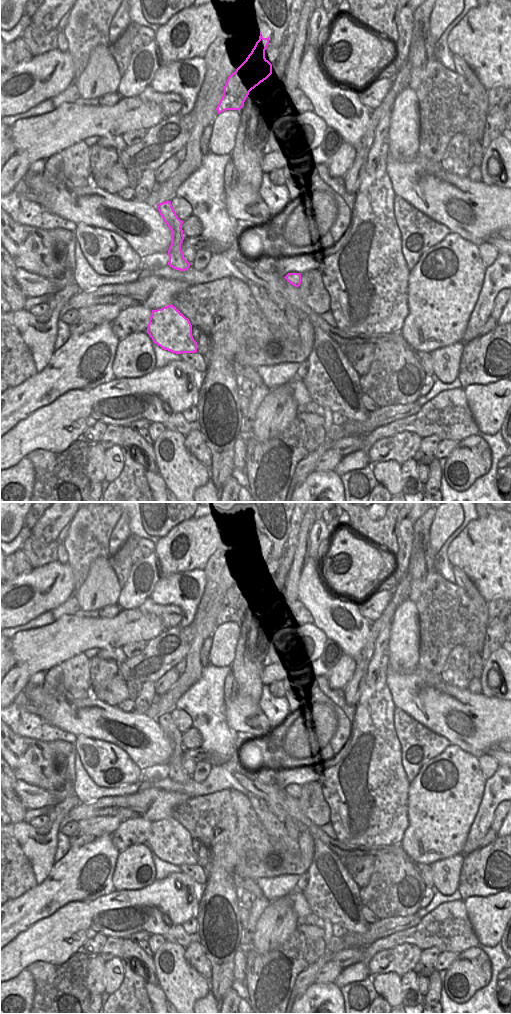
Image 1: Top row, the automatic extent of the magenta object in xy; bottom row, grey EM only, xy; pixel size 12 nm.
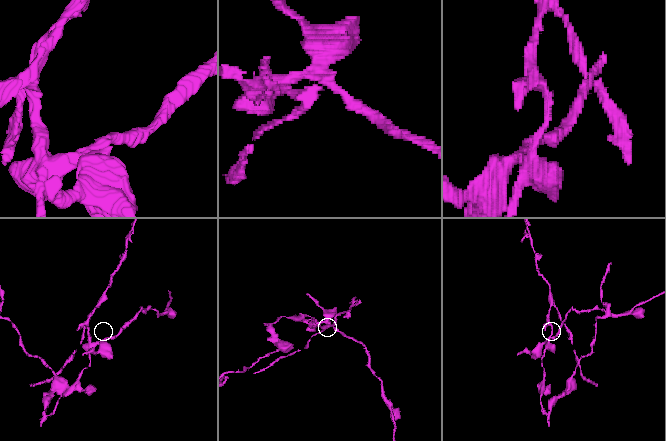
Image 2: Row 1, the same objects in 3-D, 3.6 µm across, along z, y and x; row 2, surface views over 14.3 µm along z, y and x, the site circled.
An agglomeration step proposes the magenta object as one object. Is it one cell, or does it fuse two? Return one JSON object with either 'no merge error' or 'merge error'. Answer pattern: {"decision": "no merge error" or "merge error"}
{"decision": "merge error"}

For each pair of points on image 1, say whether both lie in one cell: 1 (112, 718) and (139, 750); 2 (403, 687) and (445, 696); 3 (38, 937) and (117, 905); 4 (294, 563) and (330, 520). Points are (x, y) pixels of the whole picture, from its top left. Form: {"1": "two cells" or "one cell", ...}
{"1": "one cell", "2": "one cell", "3": "one cell", "4": "two cells"}

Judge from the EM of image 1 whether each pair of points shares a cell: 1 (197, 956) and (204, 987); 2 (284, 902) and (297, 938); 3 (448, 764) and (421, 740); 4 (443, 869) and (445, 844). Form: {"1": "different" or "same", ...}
{"1": "different", "2": "different", "3": "different", "4": "different"}

